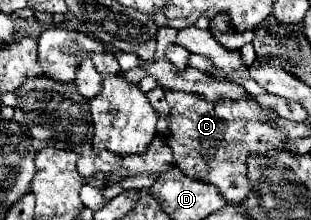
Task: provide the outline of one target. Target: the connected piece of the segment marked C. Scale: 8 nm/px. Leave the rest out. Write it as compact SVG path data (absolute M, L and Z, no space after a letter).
M166 91L166 101L170 105L166 143L174 151L176 167L192 179L204 179L206 183L216 185L228 203L240 203L250 193L246 161L252 153L286 149L282 143L288 137L264 125L264 109L254 99L208 103L184 91Z

